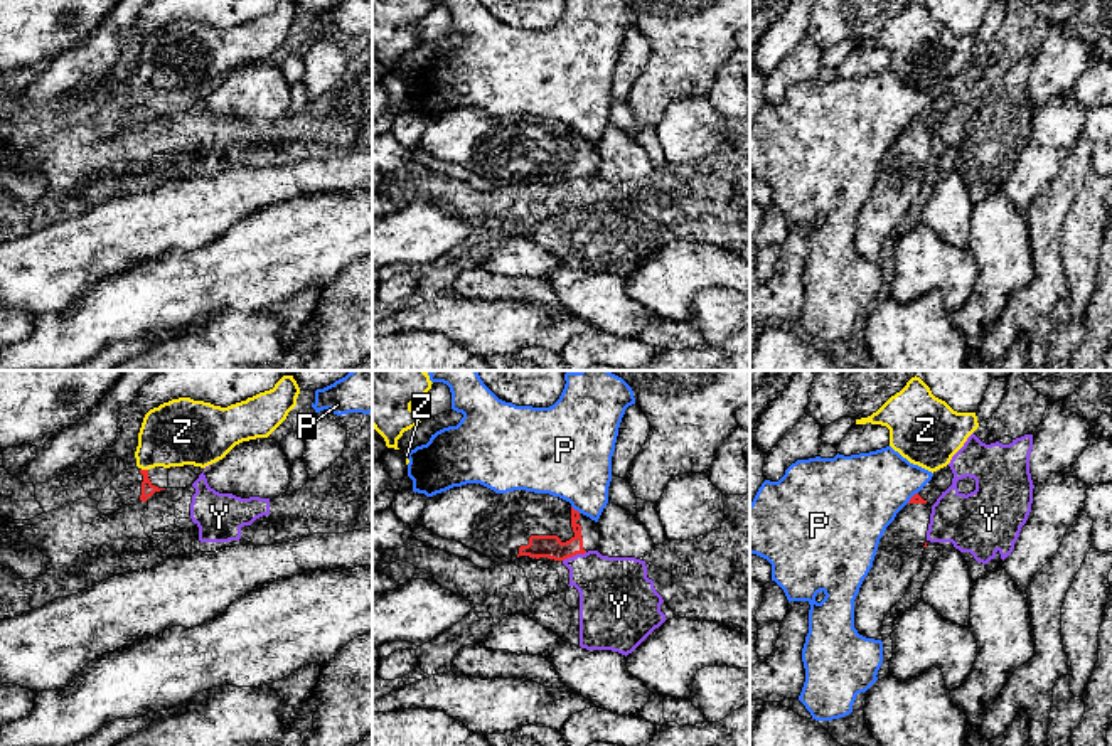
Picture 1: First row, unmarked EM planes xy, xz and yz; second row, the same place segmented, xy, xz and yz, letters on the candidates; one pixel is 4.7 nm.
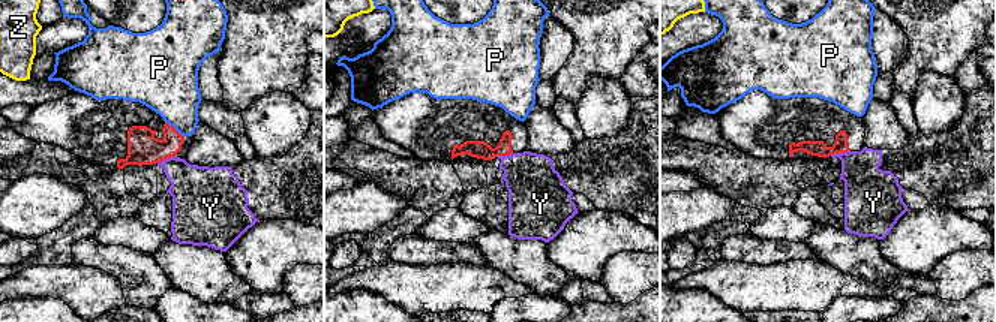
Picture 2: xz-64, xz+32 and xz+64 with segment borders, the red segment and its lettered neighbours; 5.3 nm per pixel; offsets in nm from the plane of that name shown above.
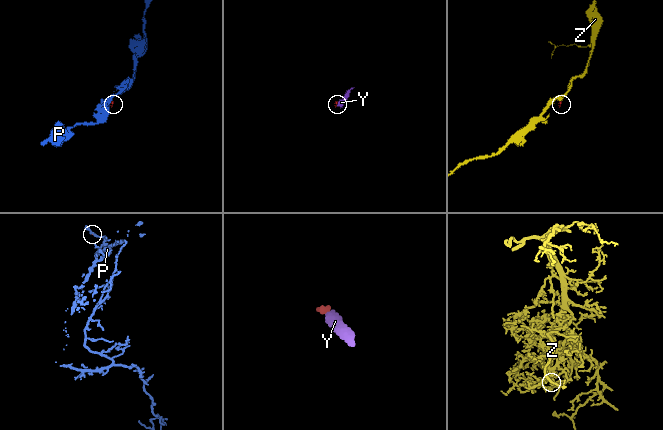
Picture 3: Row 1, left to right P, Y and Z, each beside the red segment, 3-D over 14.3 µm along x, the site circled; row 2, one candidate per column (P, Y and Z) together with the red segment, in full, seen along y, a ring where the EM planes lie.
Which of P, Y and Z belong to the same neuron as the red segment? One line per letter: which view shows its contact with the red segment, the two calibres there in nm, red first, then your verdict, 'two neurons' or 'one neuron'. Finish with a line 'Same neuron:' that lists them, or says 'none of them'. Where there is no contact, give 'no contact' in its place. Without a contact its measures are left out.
P: contact in xz; calibres 110 and 380 nm; two neurons
Y: contact in xz; calibres 110 and 320 nm; two neurons
Z: contact in xy; calibres 60 and 320 nm; two neurons
Same neuron: none of them

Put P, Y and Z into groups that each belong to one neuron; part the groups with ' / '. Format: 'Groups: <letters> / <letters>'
Groups: P / Y / Z

